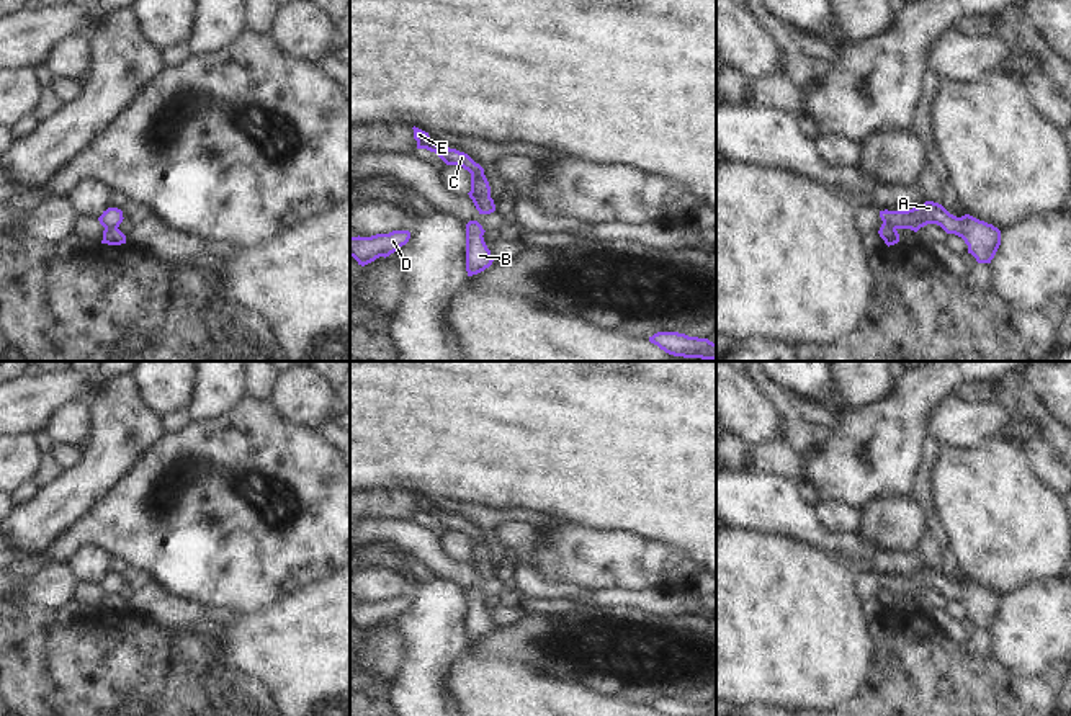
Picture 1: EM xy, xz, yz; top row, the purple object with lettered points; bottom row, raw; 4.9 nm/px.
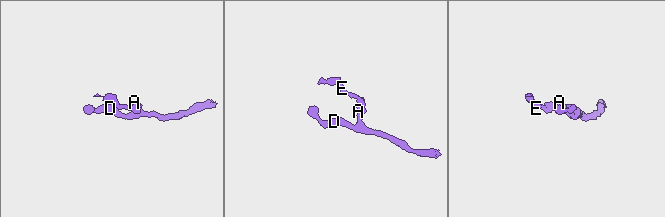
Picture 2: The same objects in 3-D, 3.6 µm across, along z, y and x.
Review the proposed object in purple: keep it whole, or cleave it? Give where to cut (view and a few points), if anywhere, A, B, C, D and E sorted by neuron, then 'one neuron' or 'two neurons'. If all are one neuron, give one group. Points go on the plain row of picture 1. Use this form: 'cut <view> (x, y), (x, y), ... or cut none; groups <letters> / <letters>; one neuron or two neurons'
cut yz (883, 589), (896, 594); groups A B D / C E; two neurons

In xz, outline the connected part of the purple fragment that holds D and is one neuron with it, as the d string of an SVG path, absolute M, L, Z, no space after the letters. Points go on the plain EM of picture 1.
M392 597L389 600L376 600L371 603L350 603L350 623L365 633L379 623L389 623L410 605L409 597Z

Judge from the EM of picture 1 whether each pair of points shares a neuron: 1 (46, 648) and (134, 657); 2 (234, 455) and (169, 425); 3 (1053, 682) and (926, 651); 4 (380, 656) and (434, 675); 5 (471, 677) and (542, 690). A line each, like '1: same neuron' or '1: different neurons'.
1: same neuron
2: different neurons
3: same neuron
4: different neurons
5: same neuron

